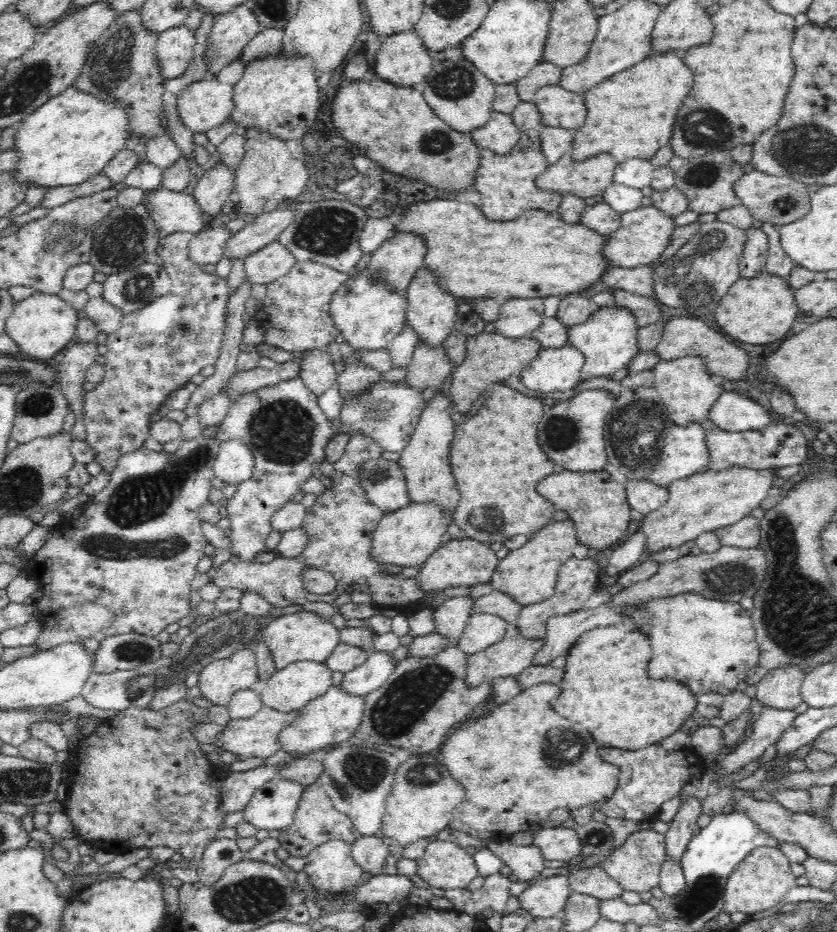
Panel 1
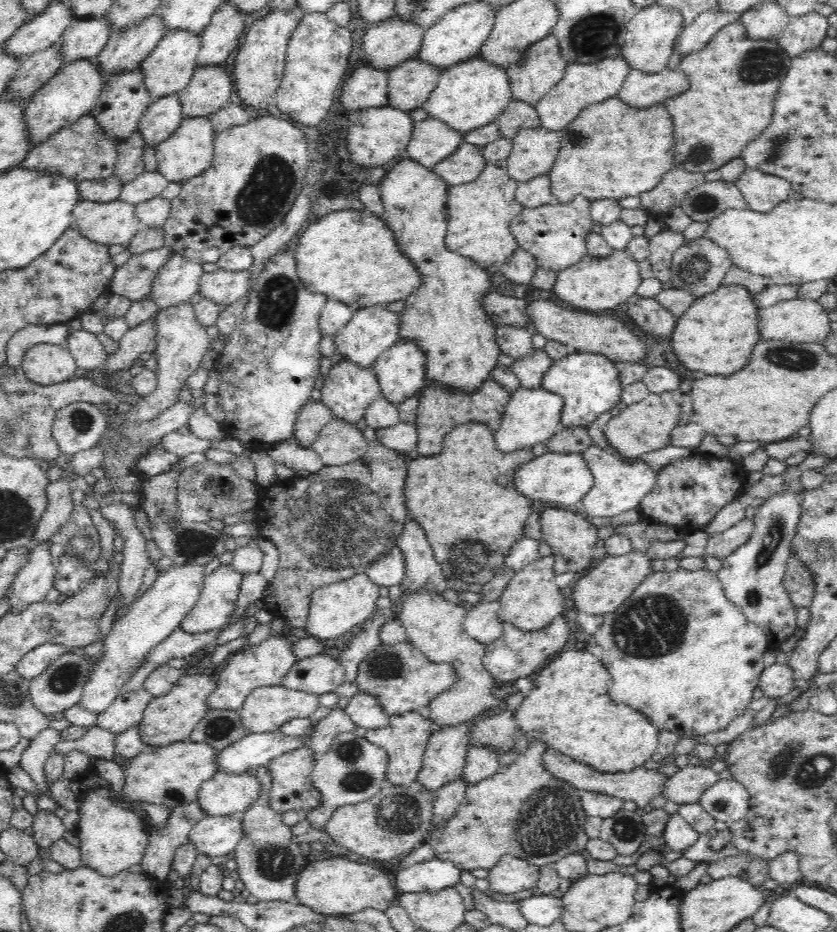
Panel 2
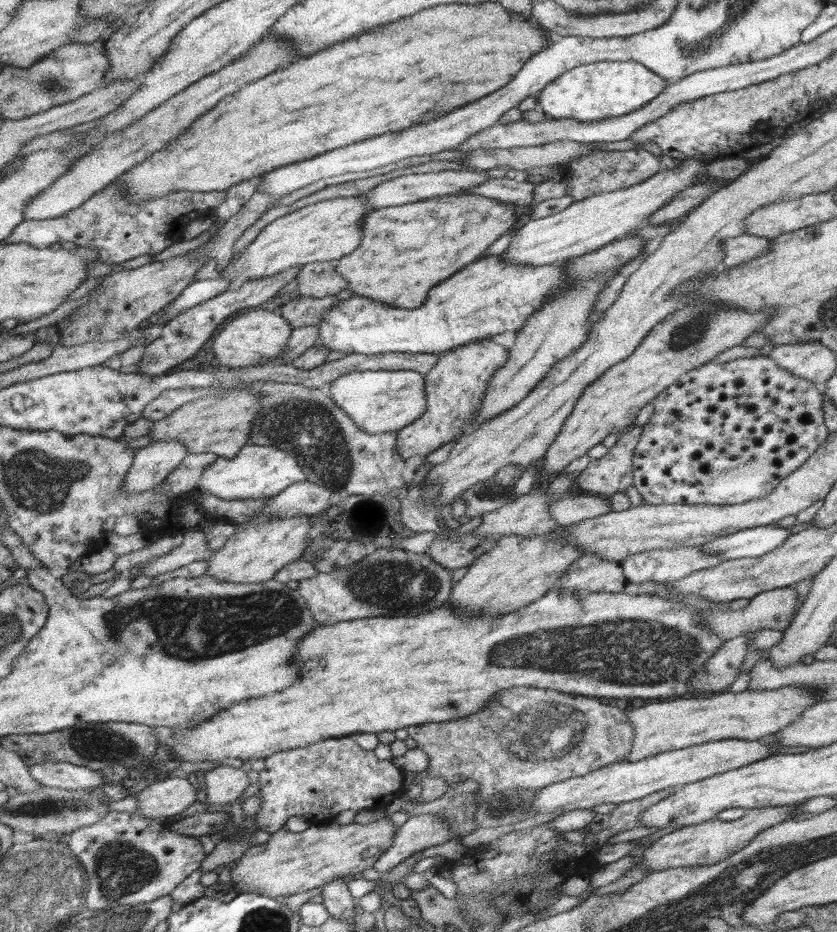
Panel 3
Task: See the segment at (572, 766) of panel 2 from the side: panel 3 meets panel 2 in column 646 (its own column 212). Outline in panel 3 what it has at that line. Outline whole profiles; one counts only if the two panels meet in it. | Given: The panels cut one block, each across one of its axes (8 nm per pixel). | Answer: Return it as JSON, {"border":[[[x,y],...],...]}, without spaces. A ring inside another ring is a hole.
{"border":[[[218,765],[208,770],[205,780],[207,792],[205,802],[209,805],[235,802],[251,784],[244,770],[232,766]]]}

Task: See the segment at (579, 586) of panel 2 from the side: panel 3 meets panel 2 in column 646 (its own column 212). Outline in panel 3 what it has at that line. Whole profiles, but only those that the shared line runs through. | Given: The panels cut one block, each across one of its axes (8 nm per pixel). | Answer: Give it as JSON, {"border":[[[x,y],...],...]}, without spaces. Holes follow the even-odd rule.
{"border":[[[309,515],[270,517],[263,523],[251,519],[241,531],[236,531],[222,548],[208,559],[206,575],[219,581],[236,584],[261,583],[275,578],[277,570],[302,558],[307,547],[306,536],[310,530]]]}

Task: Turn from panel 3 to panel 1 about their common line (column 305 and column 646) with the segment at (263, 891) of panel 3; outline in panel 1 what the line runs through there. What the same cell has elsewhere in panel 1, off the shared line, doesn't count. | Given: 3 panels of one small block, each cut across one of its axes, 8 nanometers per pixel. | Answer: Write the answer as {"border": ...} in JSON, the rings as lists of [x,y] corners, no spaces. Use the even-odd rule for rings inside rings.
{"border":[[[650,829],[631,834],[621,846],[601,862],[600,866],[623,890],[640,893],[651,891],[659,885],[659,876],[666,857],[665,835]]]}

